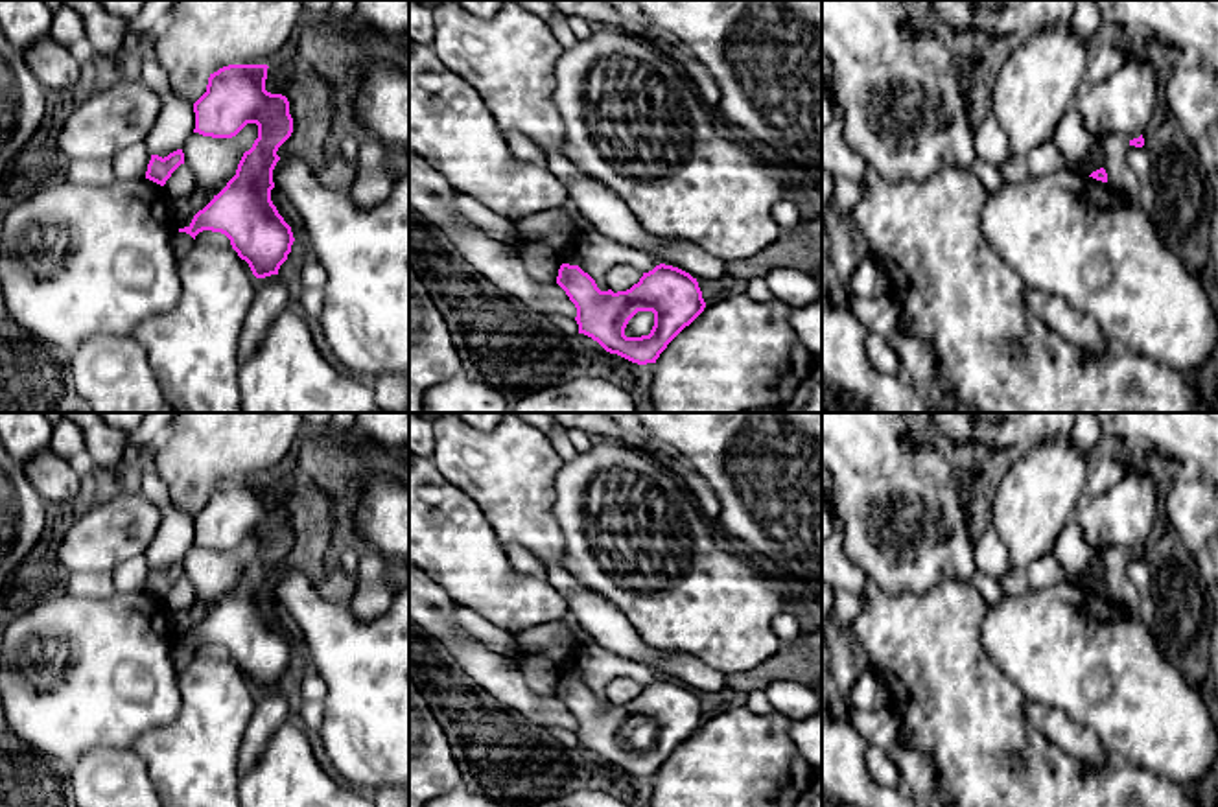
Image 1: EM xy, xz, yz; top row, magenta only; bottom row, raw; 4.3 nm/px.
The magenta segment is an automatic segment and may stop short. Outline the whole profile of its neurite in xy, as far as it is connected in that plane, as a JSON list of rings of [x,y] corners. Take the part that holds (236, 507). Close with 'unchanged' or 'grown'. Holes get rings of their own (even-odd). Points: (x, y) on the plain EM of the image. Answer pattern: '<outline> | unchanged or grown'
[[[228,477],[210,486],[206,505],[193,516],[195,542],[203,549],[232,551],[247,536],[258,538],[258,551],[252,560],[243,566],[236,588],[214,612],[199,623],[192,636],[179,645],[190,647],[193,652],[203,643],[221,645],[230,652],[232,661],[245,672],[256,691],[278,687],[280,678],[287,672],[295,654],[291,639],[278,626],[271,614],[273,582],[280,569],[278,560],[293,545],[293,531],[289,514],[282,507],[265,503],[267,477]]] | unchanged

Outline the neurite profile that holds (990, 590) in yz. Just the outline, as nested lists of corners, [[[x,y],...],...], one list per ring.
[[[978,569],[975,571],[971,584],[978,590],[986,606],[997,604],[1006,599],[1001,584]]]

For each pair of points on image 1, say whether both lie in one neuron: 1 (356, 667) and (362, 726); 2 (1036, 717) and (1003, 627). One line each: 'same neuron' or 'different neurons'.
1: same neuron
2: different neurons

